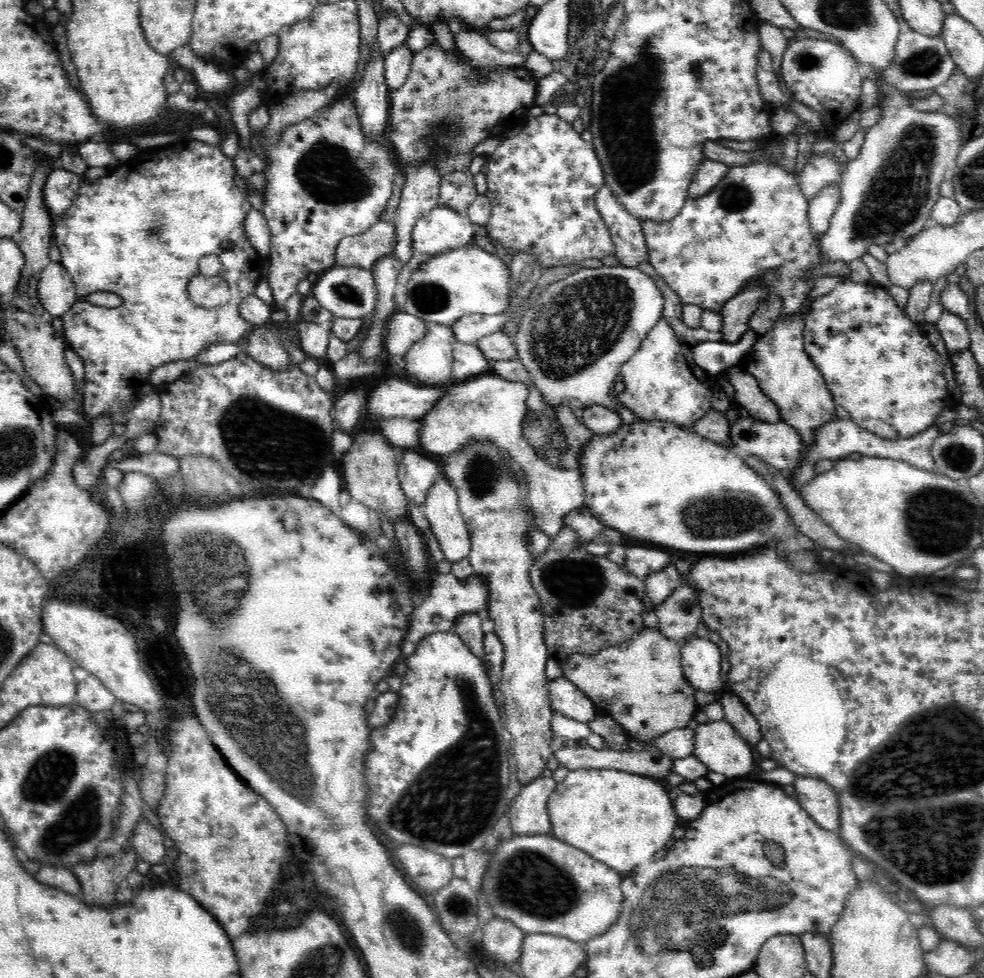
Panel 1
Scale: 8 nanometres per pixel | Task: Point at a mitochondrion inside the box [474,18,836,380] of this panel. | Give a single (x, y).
(633, 162)

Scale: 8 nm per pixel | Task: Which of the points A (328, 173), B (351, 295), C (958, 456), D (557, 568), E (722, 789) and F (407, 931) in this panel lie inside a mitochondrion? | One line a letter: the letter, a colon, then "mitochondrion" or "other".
A: mitochondrion
B: mitochondrion
C: mitochondrion
D: mitochondrion
E: other
F: mitochondrion

